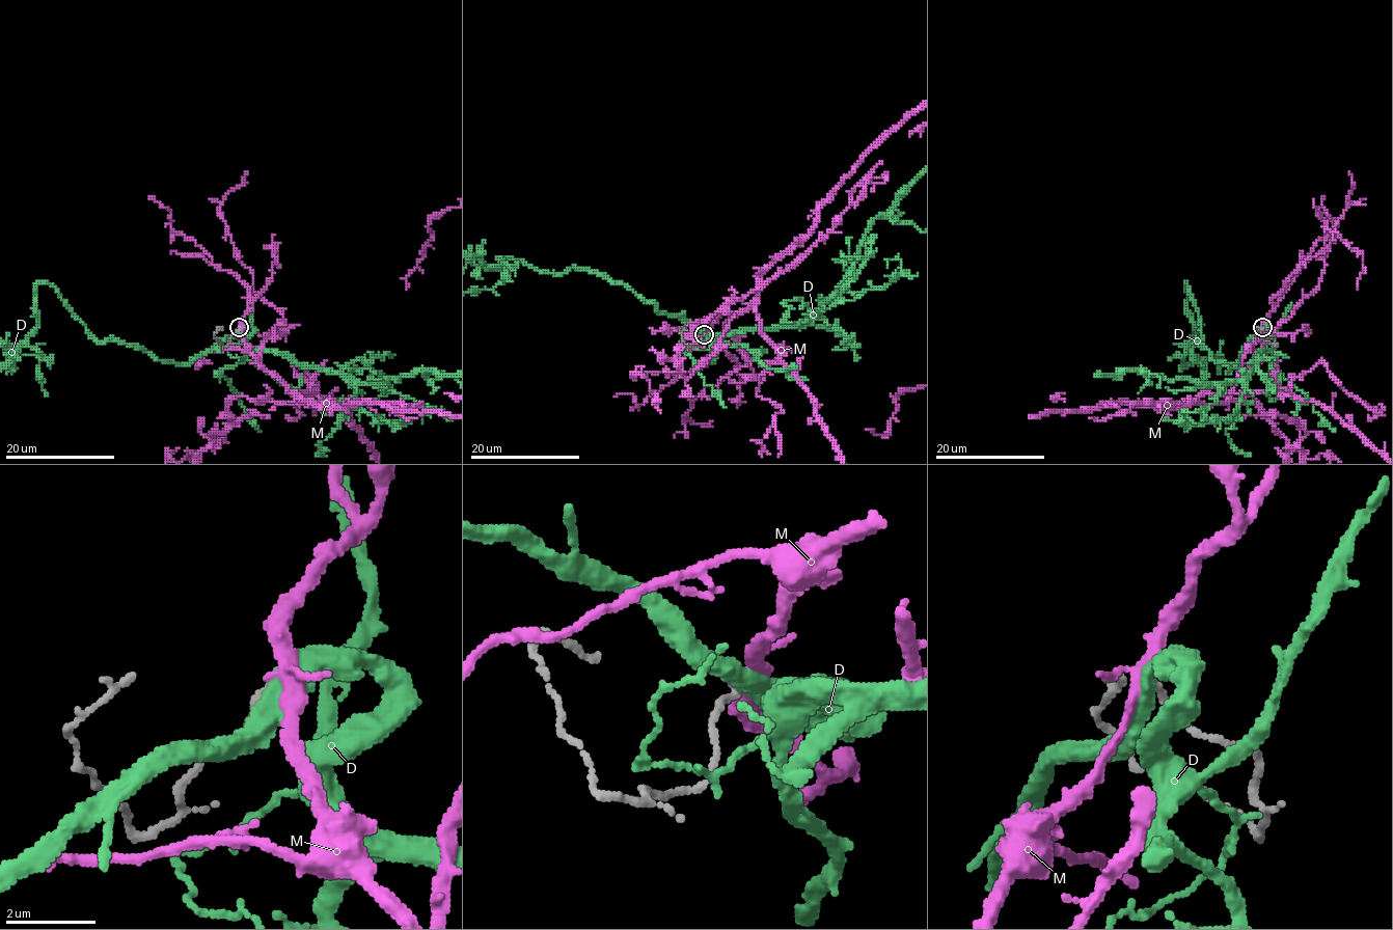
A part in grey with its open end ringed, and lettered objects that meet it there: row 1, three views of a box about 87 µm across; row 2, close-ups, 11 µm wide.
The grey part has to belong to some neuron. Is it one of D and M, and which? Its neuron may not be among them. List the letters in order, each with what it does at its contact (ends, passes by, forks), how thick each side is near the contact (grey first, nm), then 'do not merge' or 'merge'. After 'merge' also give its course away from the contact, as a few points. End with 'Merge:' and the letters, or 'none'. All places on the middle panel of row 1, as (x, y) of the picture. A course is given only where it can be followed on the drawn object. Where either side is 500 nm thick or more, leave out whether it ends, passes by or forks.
D: it passes by | 150/440 nm | do not merge
M: it forks | 150/220 nm | merge
Merge: M

